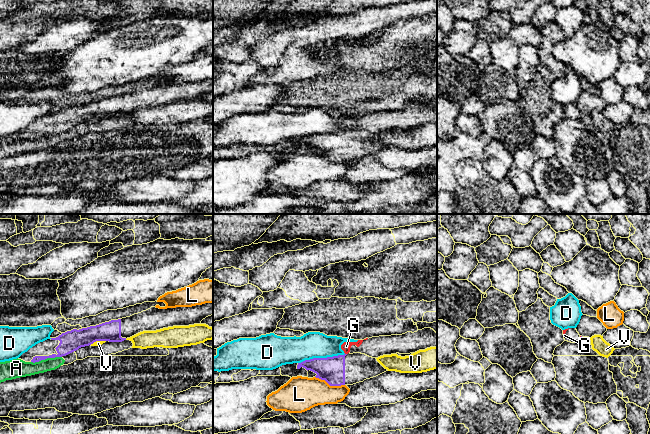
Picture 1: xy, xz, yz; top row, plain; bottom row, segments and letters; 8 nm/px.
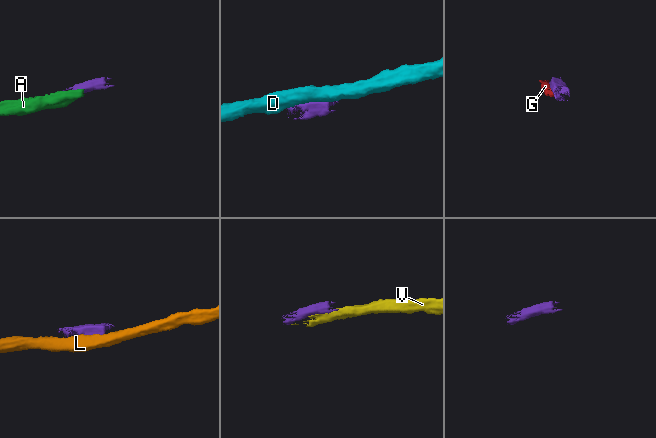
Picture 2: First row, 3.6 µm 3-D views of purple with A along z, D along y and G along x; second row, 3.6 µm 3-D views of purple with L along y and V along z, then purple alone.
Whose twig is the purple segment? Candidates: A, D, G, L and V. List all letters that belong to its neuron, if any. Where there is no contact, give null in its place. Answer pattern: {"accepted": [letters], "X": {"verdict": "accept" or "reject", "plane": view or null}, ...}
{"accepted": [], "A": {"verdict": "reject", "plane": "xy"}, "D": {"verdict": "reject", "plane": "xz"}, "G": {"verdict": "reject", "plane": "yz"}, "L": {"verdict": "reject", "plane": "xz"}, "V": {"verdict": "reject", "plane": "xy"}}

